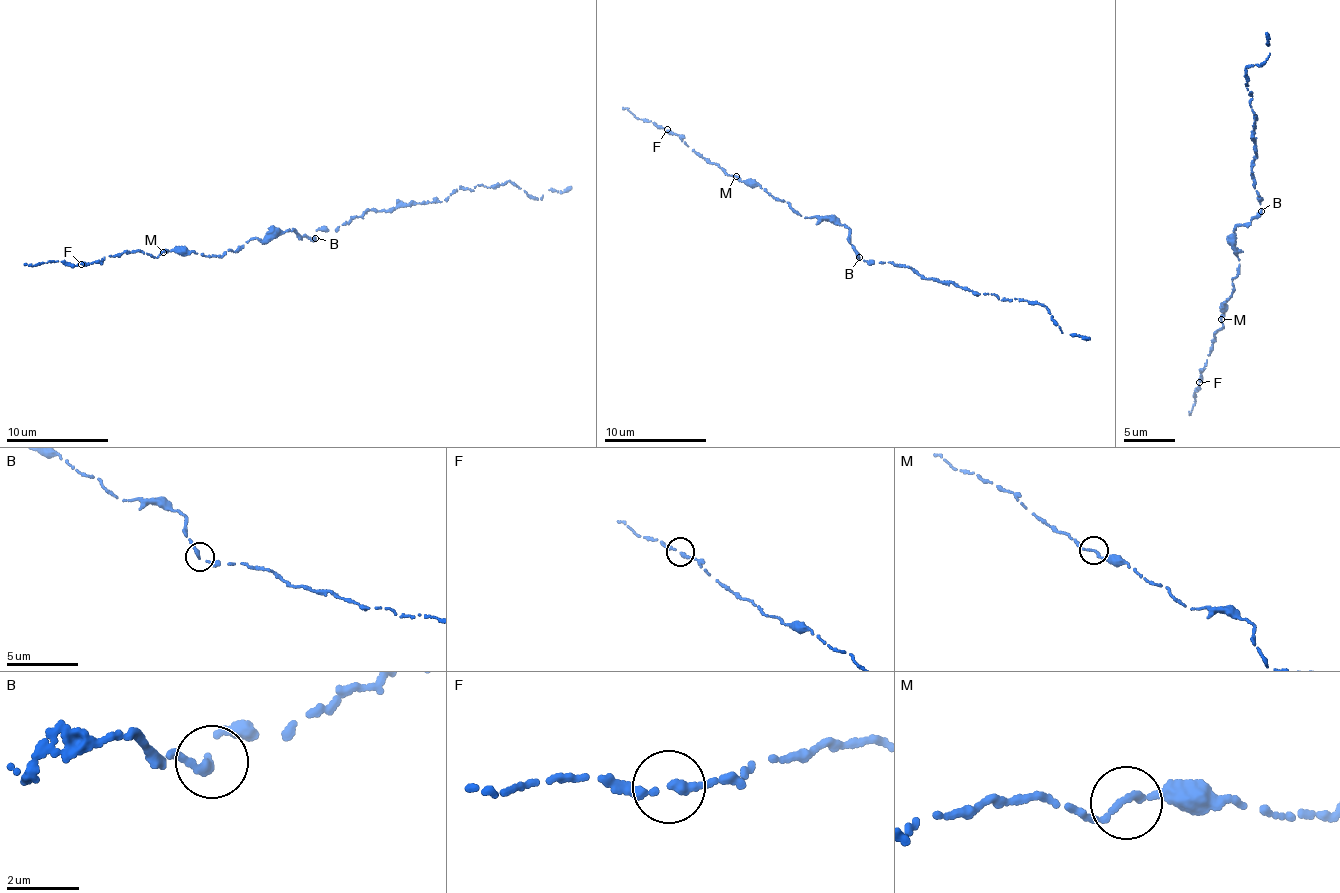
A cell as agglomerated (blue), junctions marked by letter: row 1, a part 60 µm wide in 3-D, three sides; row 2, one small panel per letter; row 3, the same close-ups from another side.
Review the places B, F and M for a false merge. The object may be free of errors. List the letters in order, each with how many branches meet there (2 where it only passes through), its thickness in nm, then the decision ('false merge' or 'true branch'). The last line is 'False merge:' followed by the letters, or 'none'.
B: 2 | 200 nm | true branch
F: 2 | 240 nm | true branch
M: 2 | 180 nm | true branch
False merge: none

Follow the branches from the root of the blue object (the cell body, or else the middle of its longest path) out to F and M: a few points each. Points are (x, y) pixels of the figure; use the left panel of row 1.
F: (304, 236), (290, 230), (279, 232), (218, 256), (167, 251), (155, 257), (125, 251), (81, 264)
M: (304, 236), (301, 237), (290, 230), (279, 232), (249, 241), (241, 248), (218, 256), (191, 252), (163, 252)

